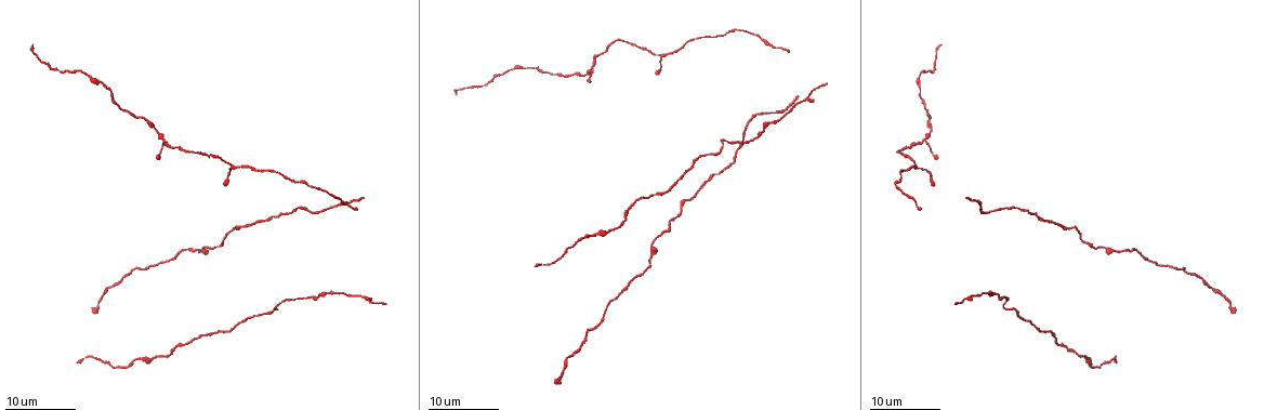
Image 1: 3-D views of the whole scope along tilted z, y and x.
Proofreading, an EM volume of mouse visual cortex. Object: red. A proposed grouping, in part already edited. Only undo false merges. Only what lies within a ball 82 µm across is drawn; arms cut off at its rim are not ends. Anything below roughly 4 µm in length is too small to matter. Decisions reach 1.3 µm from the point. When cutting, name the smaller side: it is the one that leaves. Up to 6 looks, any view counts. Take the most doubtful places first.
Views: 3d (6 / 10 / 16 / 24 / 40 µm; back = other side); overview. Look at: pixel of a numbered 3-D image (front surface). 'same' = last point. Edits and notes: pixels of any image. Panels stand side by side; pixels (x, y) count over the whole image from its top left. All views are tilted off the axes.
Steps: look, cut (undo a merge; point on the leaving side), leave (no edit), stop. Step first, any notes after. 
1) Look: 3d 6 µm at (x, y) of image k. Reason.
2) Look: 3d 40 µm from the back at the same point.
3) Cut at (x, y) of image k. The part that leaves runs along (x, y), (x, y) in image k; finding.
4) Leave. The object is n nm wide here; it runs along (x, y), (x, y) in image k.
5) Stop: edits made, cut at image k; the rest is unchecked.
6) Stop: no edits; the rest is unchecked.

Look: 3d 16 µm at (927, 142) of image 1. Two arms at a narrow angle.

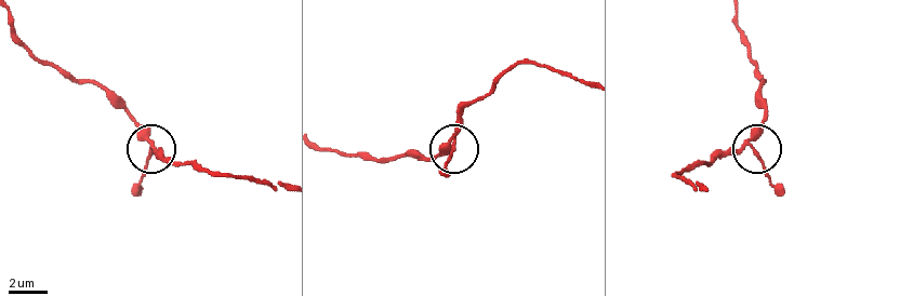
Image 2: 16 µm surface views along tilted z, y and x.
Look: 3d 10 µm at (751, 146) of image 2.

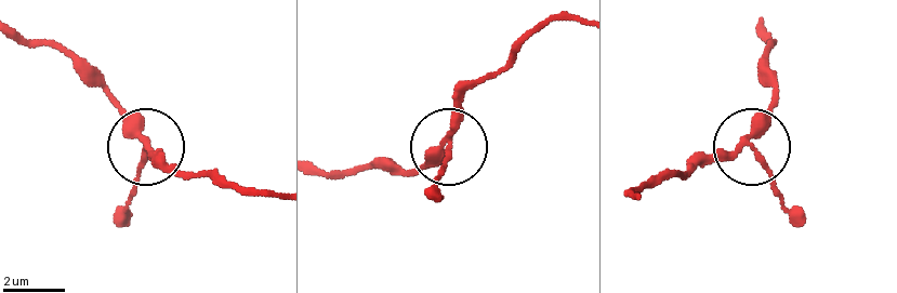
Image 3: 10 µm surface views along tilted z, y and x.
Leave. The object is 260 nm wide here; it runs along (635, 192), (690, 175), (712, 157), (750, 149), (801, 222) in image 3; one cell here.

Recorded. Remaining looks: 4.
Look: 3d 16 µm at (331, 291) of image 1.

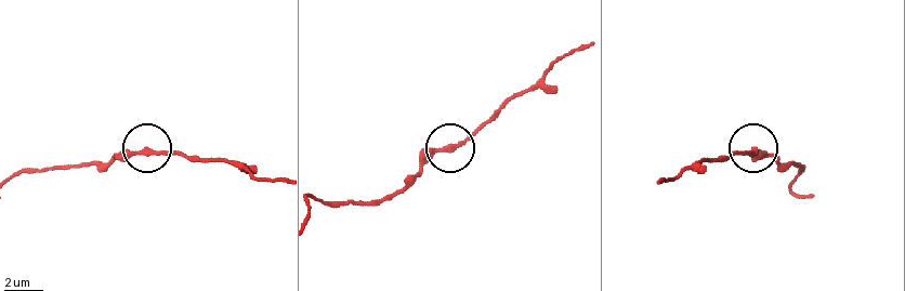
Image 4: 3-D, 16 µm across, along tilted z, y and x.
Look: 3d 6 µm at (146, 152) of image 4.

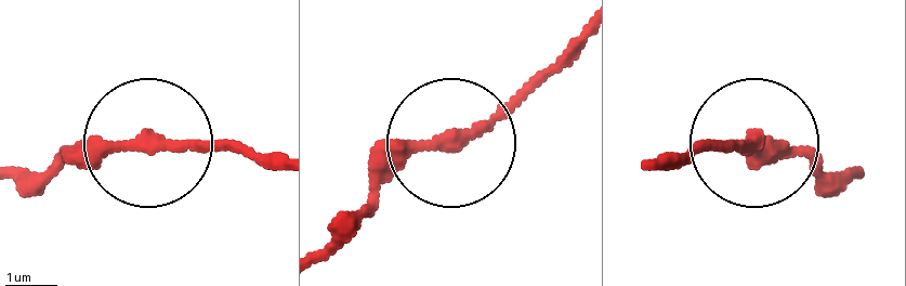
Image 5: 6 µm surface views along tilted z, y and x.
Leave. The side arm is 10 µm long; continuous, no second cell.

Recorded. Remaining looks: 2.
Look: 3d 24 µm at (123, 368) of image 1. Thick turns thin.

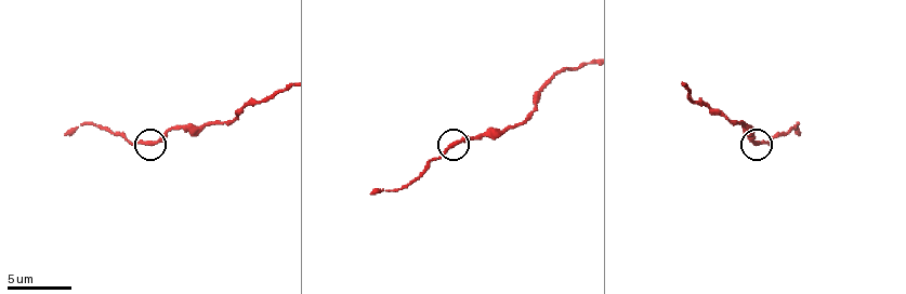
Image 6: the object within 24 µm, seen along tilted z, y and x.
Look: 3d 10 µm at (452, 146) of image 6.

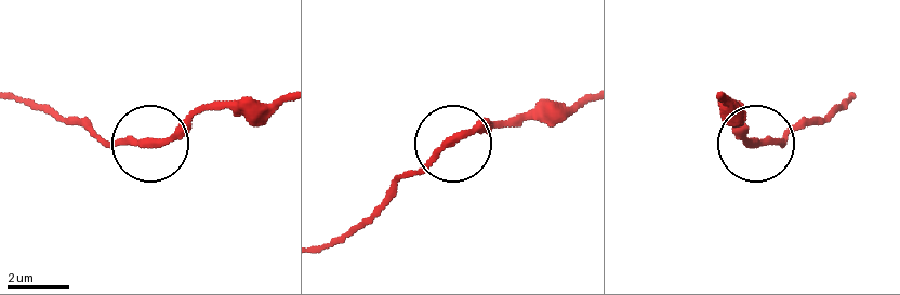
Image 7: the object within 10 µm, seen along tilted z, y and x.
Leave. It runs along (719, 95), (732, 103), (751, 142), (781, 142), (809, 125) in image 7; continuous, no second cell.

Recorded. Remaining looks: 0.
Stop: no edits; the rest is unchecked.

